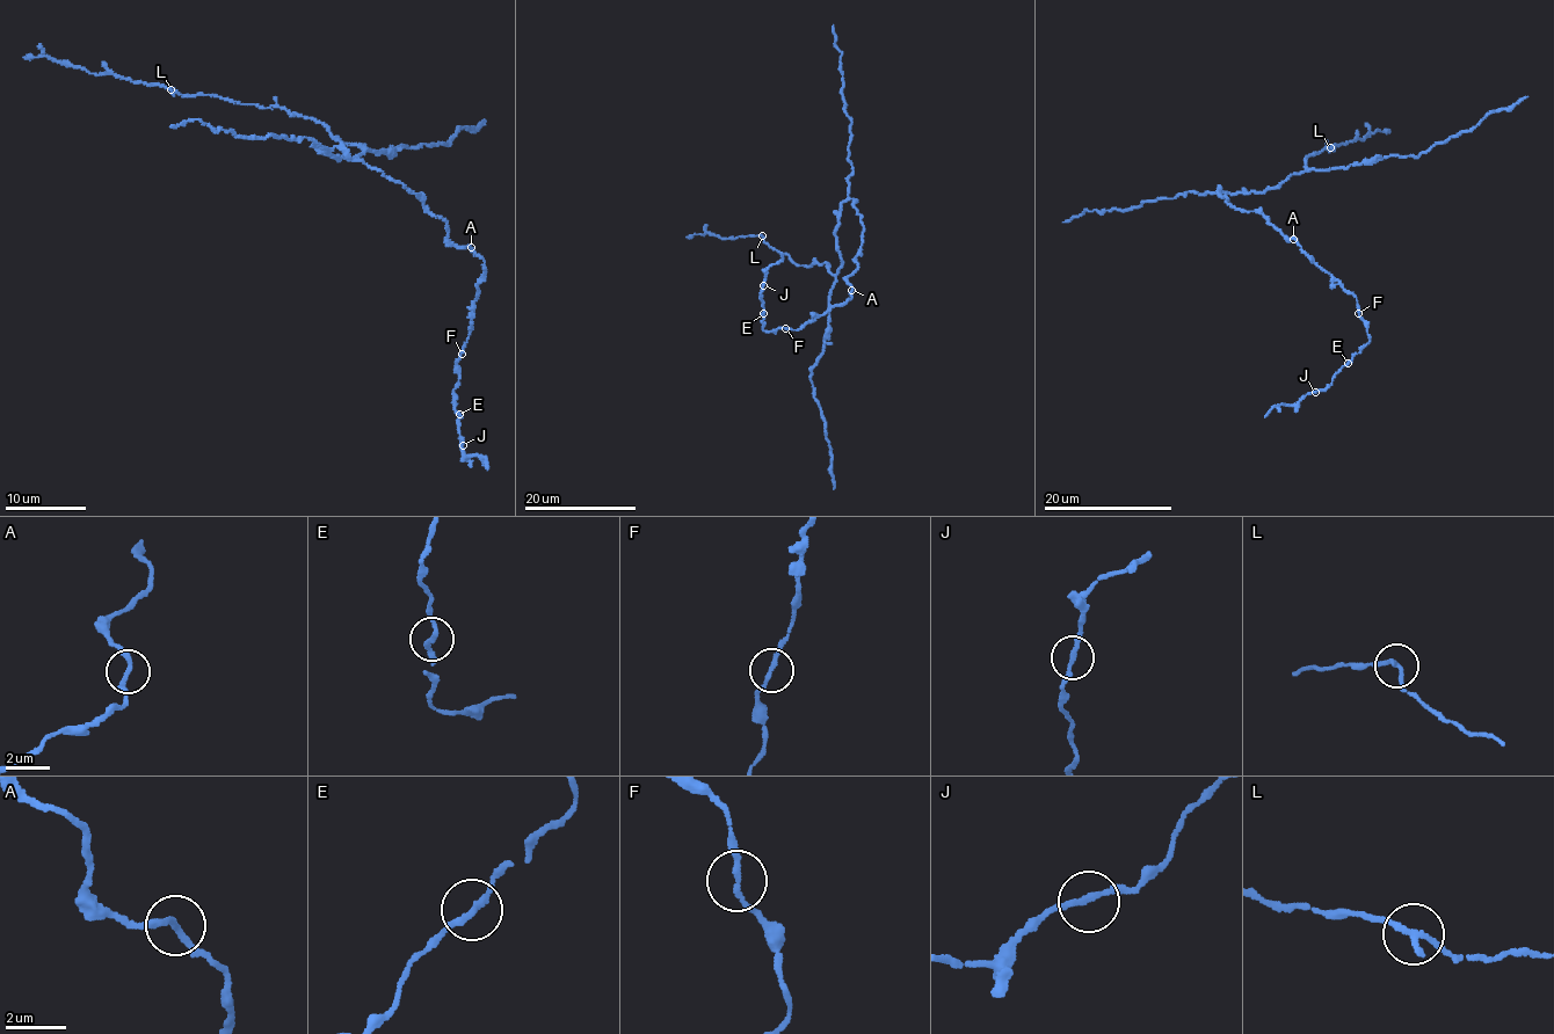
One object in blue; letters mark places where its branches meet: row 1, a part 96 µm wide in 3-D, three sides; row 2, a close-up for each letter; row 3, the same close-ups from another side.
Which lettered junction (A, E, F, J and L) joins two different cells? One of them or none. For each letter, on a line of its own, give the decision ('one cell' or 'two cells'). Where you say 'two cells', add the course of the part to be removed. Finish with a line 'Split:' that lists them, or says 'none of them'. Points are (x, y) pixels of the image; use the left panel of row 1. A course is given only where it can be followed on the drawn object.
A: one cell
E: one cell
F: one cell
J: one cell
L: one cell
Split: none of them

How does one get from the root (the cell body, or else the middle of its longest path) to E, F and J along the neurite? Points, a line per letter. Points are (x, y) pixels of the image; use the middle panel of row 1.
E: (852, 206), (861, 215), (863, 232), (857, 268), (848, 278), (850, 299), (796, 330), (764, 330), (763, 313)
F: (852, 206), (861, 215), (863, 232), (855, 260), (857, 268), (848, 278), (851, 297), (798, 329), (785, 327)
J: (852, 206), (861, 215), (863, 232), (857, 268), (848, 278), (850, 299), (796, 330), (764, 330), (763, 285)

